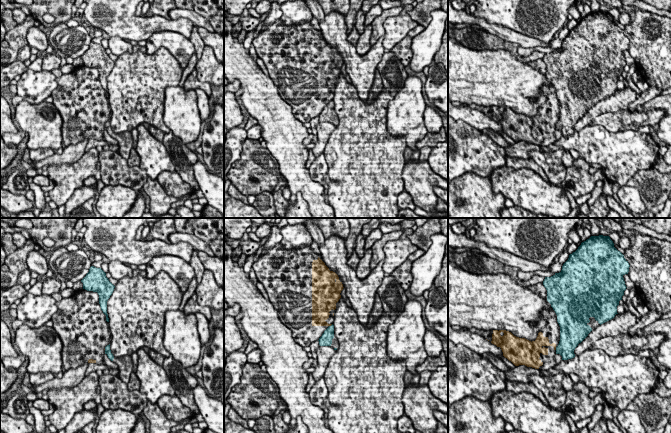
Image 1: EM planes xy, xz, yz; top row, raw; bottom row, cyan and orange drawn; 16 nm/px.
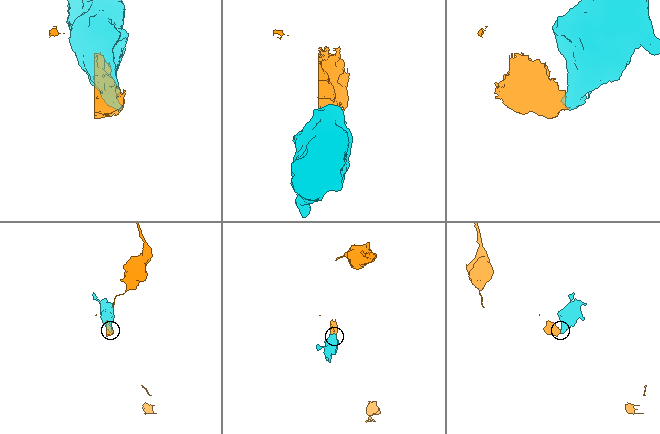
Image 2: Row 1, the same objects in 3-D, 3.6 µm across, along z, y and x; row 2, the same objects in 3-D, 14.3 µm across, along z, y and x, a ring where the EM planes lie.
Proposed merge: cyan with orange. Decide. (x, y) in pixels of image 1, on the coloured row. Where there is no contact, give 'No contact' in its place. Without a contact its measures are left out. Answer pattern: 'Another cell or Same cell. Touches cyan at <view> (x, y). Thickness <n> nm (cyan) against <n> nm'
Another cell. Touches cyan at xz (331, 325). Thickness 190 nm (cyan) against 260 nm

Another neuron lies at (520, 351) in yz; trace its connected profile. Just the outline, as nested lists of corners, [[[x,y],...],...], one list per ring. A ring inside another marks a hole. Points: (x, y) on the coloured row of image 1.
[[[543,309],[541,315],[547,319],[546,326],[538,333],[535,341],[514,336],[506,330],[485,331],[475,328],[462,328],[477,333],[500,347],[503,356],[515,366],[525,365],[539,370],[555,367],[554,356],[560,341],[560,326],[553,309]]]

